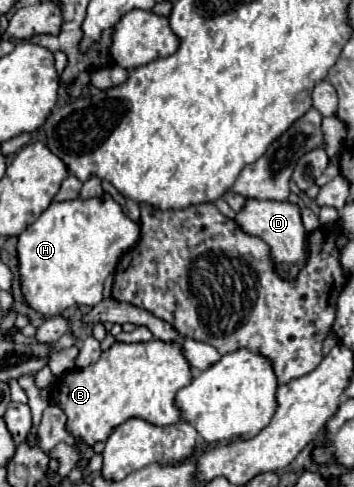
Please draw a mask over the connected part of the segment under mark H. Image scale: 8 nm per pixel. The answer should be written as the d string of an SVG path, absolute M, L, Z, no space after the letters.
M108 194L104 202L96 198L52 202L50 208L18 236L18 272L24 304L40 316L58 316L74 306L96 306L102 300L104 280L114 272L122 252L138 242L138 236L140 226L124 216L122 208Z

